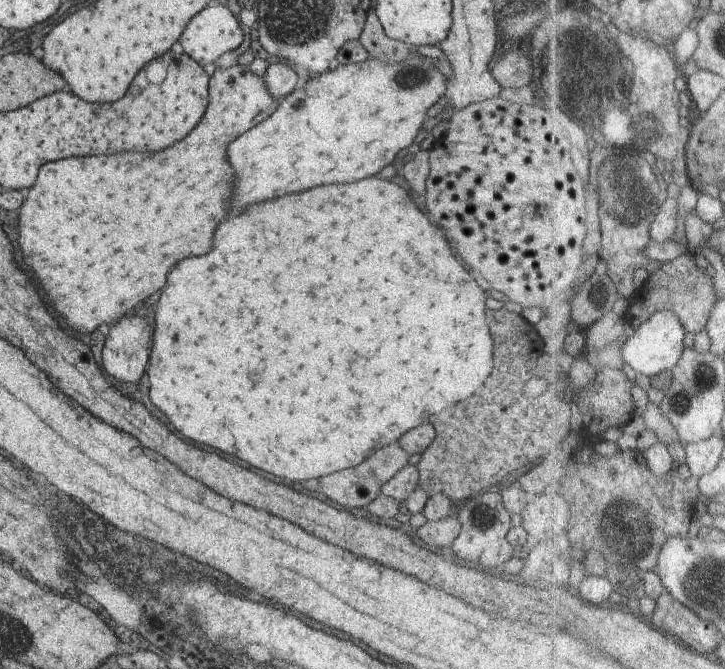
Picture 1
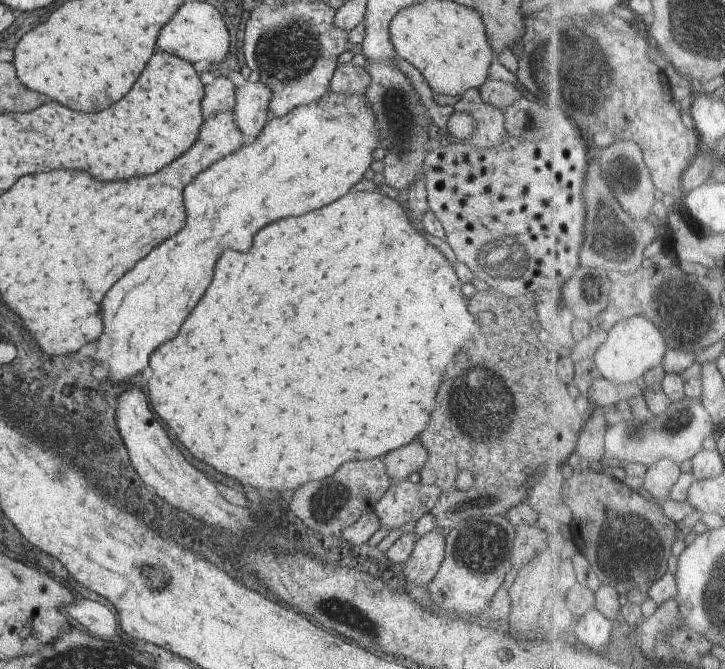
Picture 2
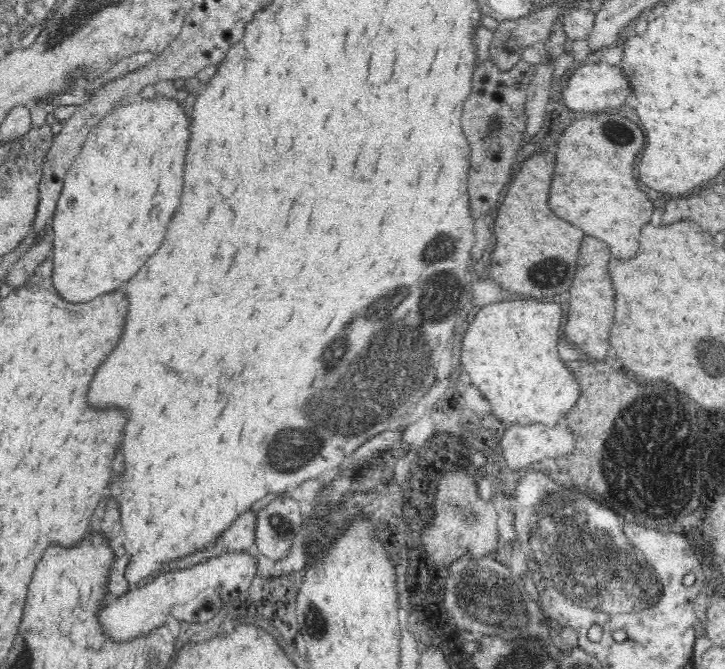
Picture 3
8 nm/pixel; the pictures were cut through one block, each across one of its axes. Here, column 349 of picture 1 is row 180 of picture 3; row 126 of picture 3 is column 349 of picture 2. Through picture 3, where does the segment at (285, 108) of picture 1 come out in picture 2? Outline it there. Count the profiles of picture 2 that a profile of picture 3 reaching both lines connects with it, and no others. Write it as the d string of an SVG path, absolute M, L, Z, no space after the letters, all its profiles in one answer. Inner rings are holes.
M327 90L317 101L296 106L283 116L271 117L254 139L242 143L235 152L221 158L221 162L201 170L183 190L183 204L187 208L183 230L153 248L105 294L101 302L103 334L97 340L92 364L105 363L107 376L110 376L107 379L116 383L129 381L131 376L143 372L149 352L173 338L189 310L199 302L211 280L215 258L219 258L225 248L239 252L249 250L253 234L279 218L305 214L343 196L365 172L369 174L373 150L378 148L375 132L373 112L369 110L369 102L365 102L363 91Z

